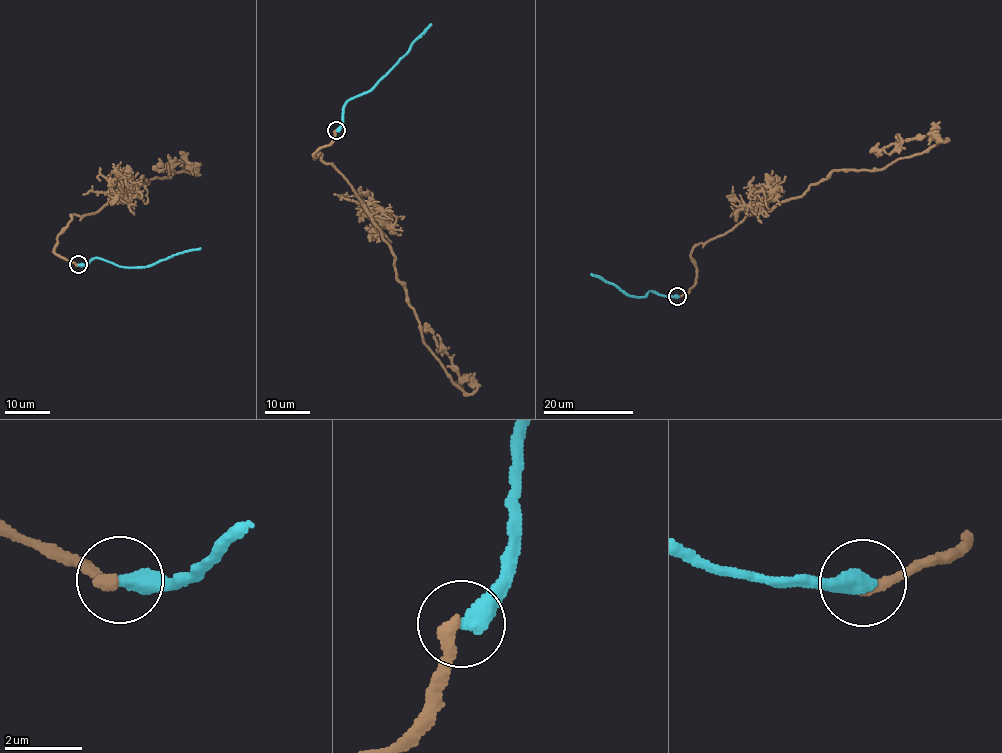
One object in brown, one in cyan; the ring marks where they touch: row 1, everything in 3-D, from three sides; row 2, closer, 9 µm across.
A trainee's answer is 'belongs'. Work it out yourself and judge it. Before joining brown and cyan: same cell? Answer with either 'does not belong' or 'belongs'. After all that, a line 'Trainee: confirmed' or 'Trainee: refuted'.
belongs
Trainee: confirmed

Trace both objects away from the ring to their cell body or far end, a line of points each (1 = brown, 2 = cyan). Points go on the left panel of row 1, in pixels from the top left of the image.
1: (77, 265), (54, 251), (72, 215), (130, 195), (142, 176), (147, 184), (197, 174), (181, 162), (152, 166)
2: (79, 265), (99, 258), (125, 267), (150, 266), (200, 248)

